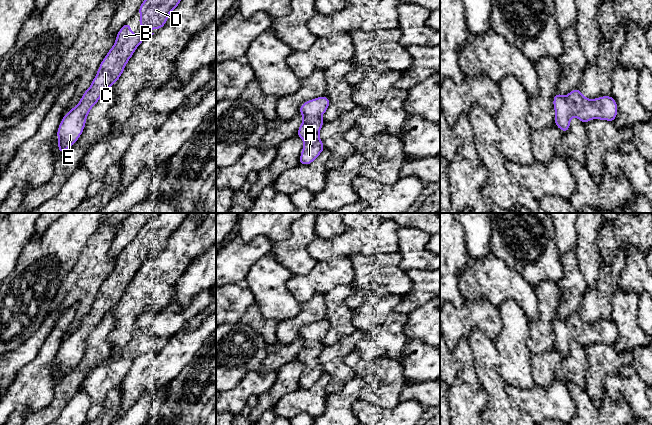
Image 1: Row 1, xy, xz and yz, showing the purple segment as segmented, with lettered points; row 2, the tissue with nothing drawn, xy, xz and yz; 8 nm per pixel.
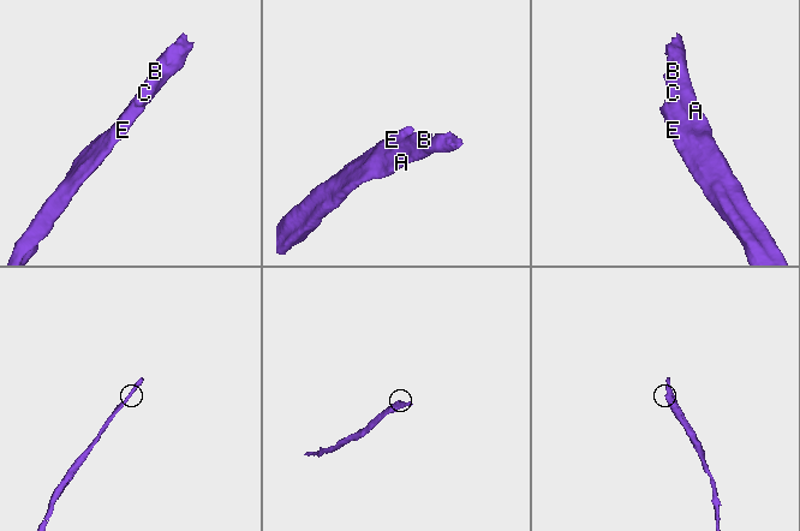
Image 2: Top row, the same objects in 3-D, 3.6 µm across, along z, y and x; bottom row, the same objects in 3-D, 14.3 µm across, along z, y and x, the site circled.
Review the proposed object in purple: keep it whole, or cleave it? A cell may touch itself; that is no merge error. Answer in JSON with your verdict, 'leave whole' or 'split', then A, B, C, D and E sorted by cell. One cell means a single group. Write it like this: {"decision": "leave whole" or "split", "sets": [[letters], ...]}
{"decision": "leave whole", "sets": [["A", "B", "C", "D", "E"]]}

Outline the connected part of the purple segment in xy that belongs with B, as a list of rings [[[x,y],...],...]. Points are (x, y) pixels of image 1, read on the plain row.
[[[158,213],[156,217],[148,219],[137,234],[141,237],[139,250],[147,252],[147,258],[142,260],[136,255],[132,260],[130,246],[125,247],[119,254],[114,270],[102,284],[91,310],[83,317],[80,326],[65,337],[57,353],[59,378],[68,374],[80,362],[91,332],[120,302],[127,286],[145,261],[154,258],[150,253],[155,252],[159,255],[185,219],[186,217],[180,217],[175,221],[172,213]]]

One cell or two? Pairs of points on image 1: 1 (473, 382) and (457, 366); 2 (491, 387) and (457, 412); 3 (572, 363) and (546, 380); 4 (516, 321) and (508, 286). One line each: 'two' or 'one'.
1: one
2: two
3: one
4: two

